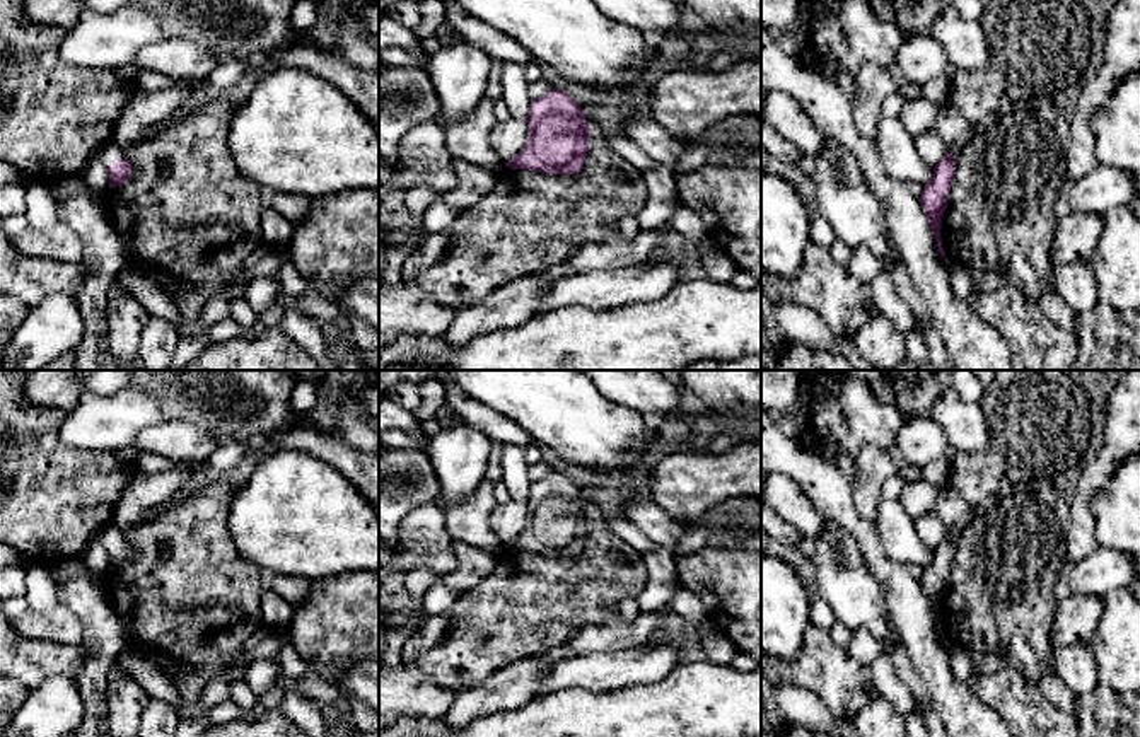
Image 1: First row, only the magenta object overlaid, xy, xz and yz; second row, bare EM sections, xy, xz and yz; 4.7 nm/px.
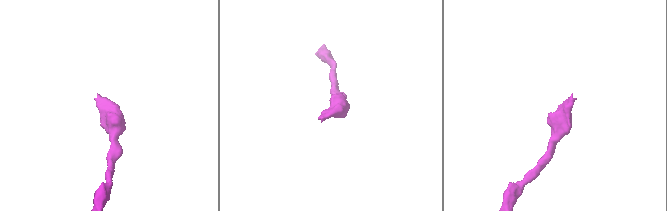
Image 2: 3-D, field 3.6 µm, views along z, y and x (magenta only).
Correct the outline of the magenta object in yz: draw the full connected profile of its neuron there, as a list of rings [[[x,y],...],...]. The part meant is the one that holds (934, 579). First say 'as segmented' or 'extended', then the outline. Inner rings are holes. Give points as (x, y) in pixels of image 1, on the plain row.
as segmented; [[[949,534],[935,549],[934,560],[923,568],[920,583],[930,609],[937,619],[939,636],[944,640],[945,633],[942,630],[940,611],[942,599],[947,590],[947,578],[954,563],[956,544],[952,534]]]

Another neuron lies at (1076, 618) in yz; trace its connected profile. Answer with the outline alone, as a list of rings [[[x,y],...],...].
[[[1067,592],[1056,604],[1051,643],[1056,648],[1091,643],[1102,614],[1104,599]]]

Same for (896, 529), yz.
[[[882,498],[879,502],[875,525],[884,553],[893,561],[915,563],[925,568],[934,560],[934,549],[920,539],[915,520],[899,500]]]

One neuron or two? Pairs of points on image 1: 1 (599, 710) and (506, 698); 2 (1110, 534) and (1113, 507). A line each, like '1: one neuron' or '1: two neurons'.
1: two neurons
2: one neuron

